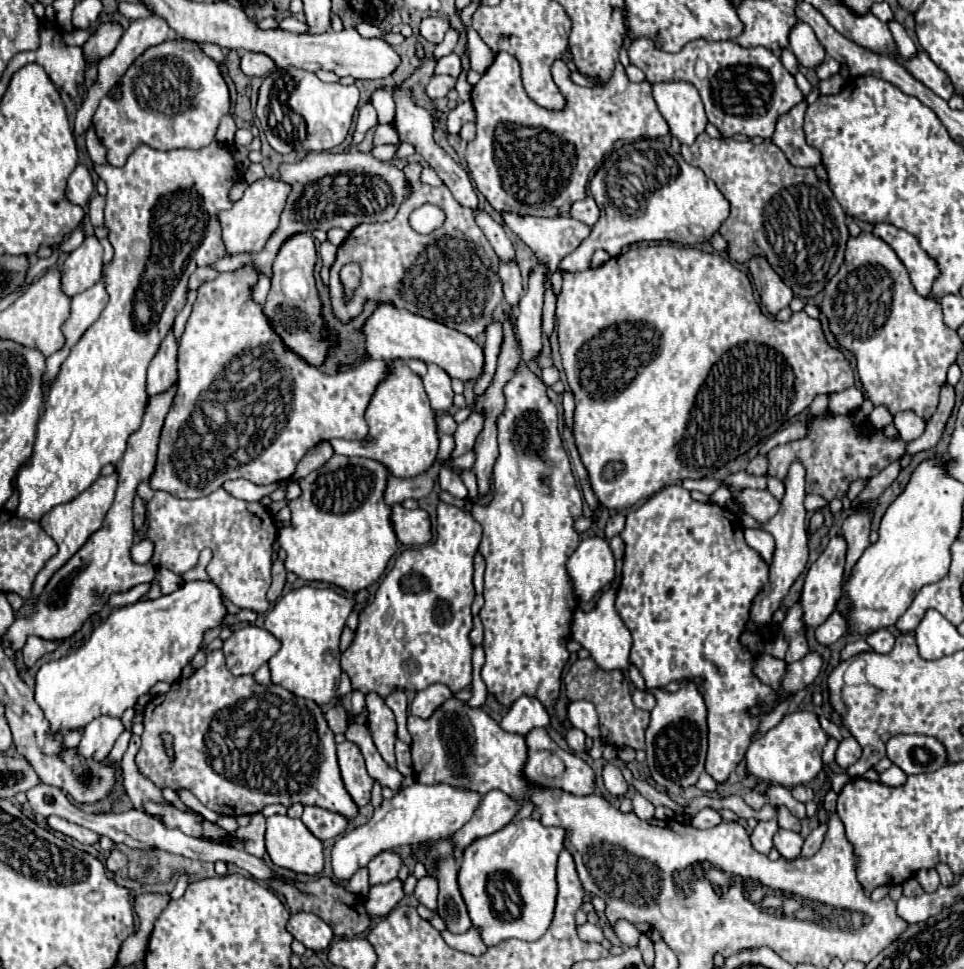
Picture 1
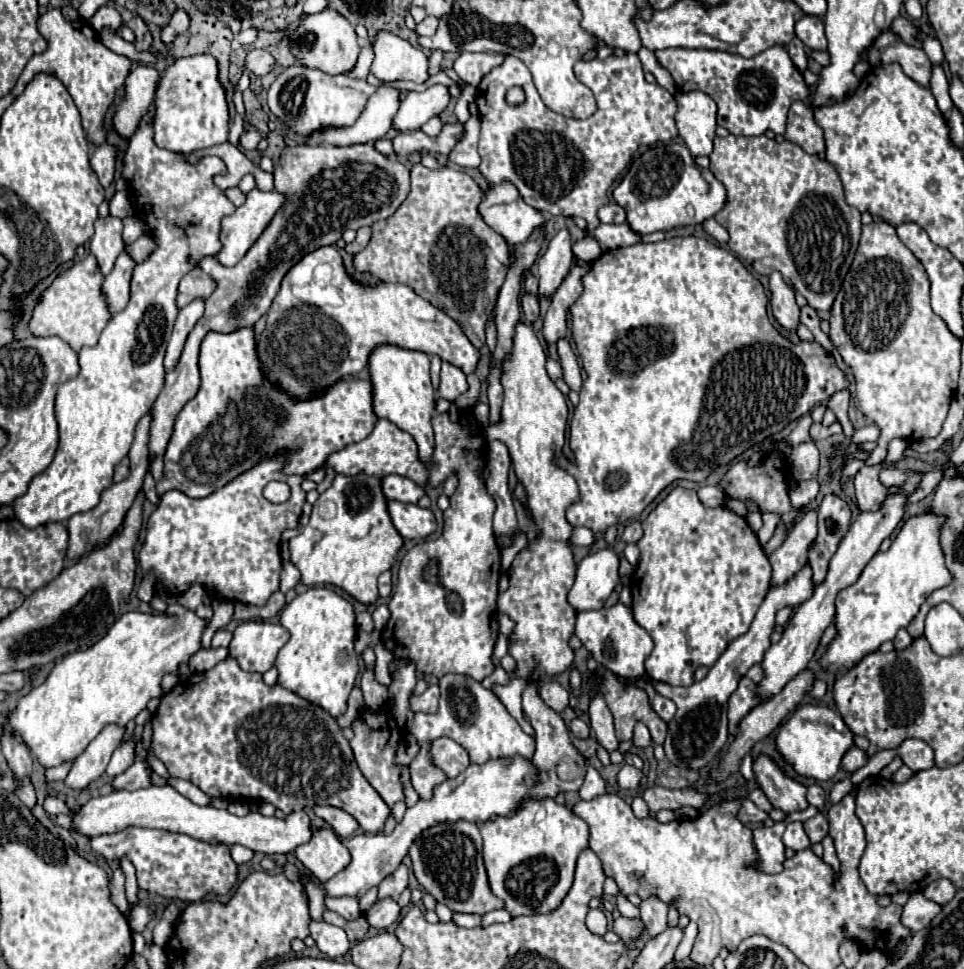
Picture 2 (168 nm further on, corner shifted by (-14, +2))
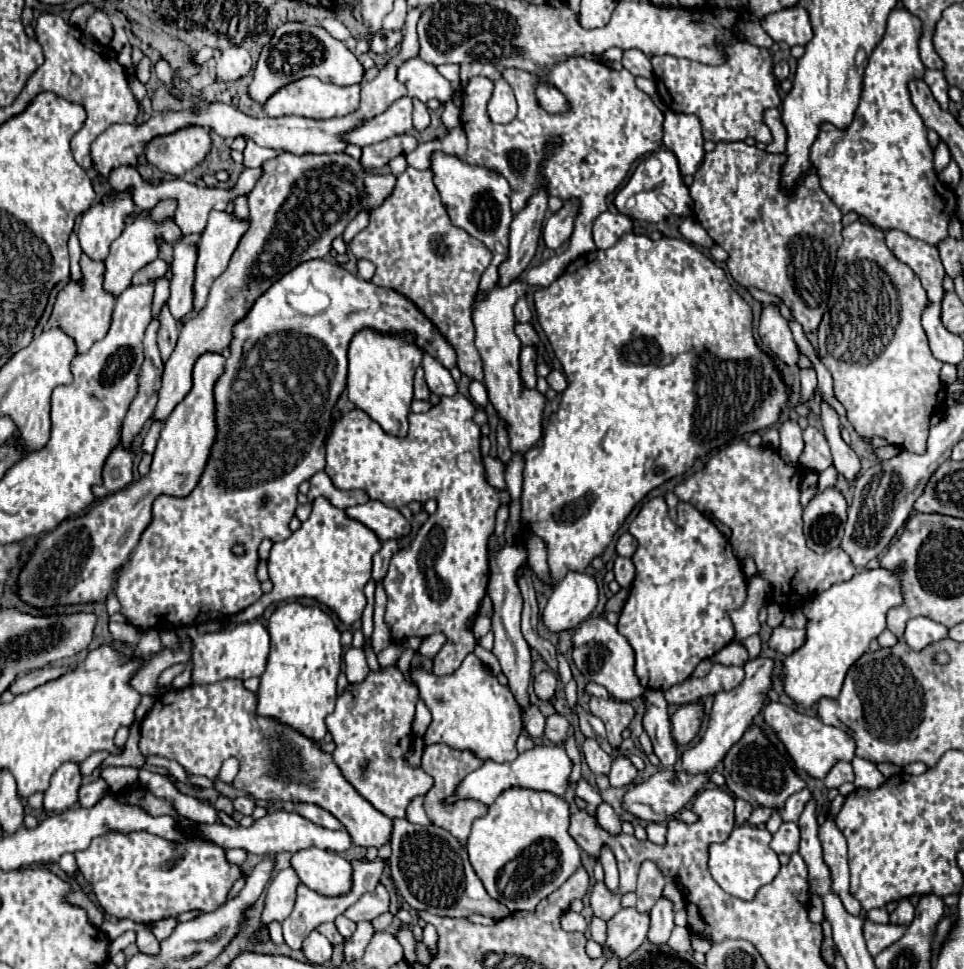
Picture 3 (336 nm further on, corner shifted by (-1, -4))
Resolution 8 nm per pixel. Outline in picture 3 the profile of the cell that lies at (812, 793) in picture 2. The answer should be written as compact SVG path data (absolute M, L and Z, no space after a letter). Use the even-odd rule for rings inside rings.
M802 789L802 791L794 793L792 797L788 797L784 807L780 809L780 817L784 821L798 821L798 817L800 817L800 813L802 813L802 809L804 809L808 799L810 799L810 791L808 789Z

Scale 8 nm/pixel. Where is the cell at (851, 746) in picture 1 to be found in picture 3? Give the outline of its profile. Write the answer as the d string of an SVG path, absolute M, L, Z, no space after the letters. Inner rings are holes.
M838 761L832 769L830 769L830 773L824 777L824 785L828 787L828 789L838 789L842 783L846 783L846 781L854 781L854 771L852 771L852 765L850 763L846 763L846 761Z

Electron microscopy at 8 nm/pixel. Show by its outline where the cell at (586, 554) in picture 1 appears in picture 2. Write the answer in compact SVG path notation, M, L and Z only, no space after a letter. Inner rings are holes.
M605 547L589 553L577 565L577 577L567 599L577 611L601 609L619 583L619 555L611 547Z

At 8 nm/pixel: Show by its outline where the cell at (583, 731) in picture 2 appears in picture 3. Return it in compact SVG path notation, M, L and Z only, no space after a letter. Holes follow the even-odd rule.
M554 713L550 717L546 717L546 729L544 729L544 737L552 743L564 743L566 741L566 733L568 733L568 719L560 713Z

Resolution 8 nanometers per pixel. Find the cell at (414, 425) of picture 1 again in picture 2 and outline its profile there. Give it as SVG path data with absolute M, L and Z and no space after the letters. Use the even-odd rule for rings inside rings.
M379 345L369 357L369 375L373 383L373 411L379 419L387 419L401 431L407 431L419 451L419 459L427 463L435 451L431 419L435 415L435 389L429 377L429 355L393 345Z

